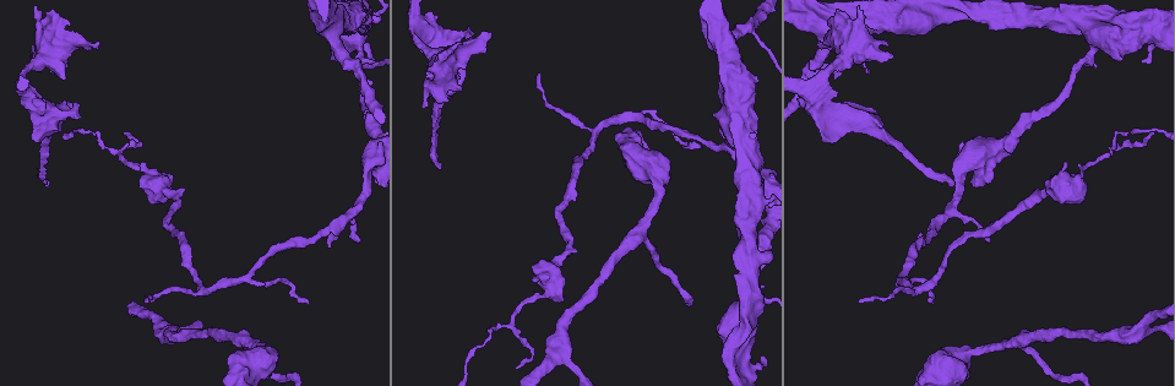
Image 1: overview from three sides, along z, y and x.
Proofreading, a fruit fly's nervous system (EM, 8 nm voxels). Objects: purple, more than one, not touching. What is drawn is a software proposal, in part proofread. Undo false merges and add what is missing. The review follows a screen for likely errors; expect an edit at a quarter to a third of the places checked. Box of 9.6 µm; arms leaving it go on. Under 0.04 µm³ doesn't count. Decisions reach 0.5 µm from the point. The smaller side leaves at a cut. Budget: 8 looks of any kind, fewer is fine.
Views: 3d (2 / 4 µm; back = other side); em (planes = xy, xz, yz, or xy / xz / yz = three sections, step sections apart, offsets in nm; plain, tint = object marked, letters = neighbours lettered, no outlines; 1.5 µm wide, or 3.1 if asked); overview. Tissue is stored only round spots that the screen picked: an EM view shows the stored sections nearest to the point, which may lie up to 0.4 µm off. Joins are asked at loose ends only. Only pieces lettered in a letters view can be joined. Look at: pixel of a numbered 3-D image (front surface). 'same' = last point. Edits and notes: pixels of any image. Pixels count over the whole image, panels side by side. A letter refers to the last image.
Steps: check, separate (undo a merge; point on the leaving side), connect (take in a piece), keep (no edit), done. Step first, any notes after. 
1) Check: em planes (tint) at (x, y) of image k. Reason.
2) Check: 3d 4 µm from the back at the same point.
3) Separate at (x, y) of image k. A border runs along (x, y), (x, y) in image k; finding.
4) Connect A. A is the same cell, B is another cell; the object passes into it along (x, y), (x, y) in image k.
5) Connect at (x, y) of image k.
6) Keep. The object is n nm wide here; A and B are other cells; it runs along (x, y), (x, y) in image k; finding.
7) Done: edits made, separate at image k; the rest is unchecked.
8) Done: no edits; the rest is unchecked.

Check: 3d 4 µm at (1120, 57) of image 1. Stops while still wide.

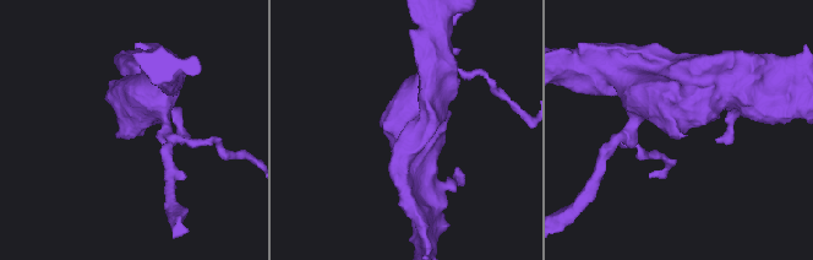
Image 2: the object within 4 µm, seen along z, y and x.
Check: em planes (letters) at (119, 138) of image 2. Shape alone is not enough.

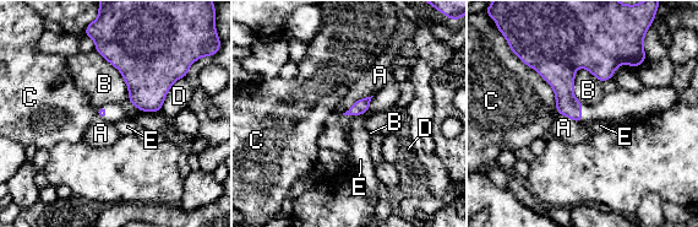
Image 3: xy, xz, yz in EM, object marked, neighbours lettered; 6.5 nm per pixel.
Keep. A, B, C, D and E are other cells; a border runs along (372, 95), (356, 100), (342, 114) in image 3; none of them fits.

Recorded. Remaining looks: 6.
Check: 3d 2 µm at (819, 43) of image 1.

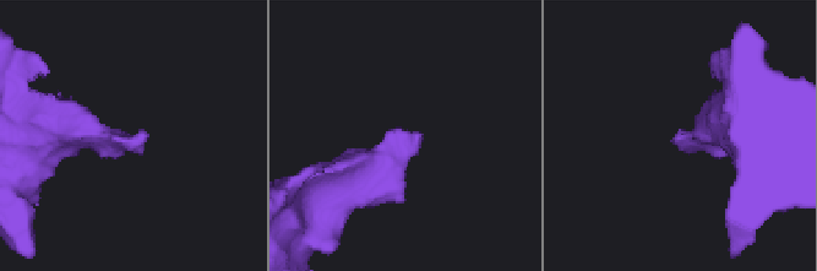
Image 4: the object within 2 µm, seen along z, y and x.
Check: em yz step 8 (letters) at (414, 131) of image 4. Now the EM.

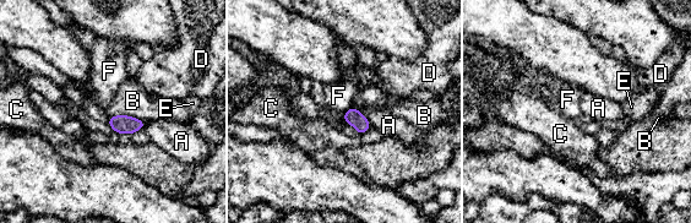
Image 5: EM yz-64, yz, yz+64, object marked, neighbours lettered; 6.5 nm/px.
Keep. A, B, C, D, E and F are other cells; no lettered piece goes on from it.

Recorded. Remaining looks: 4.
Check: em planes (tint) at (834, 113) of image 1. Thick turns thin.

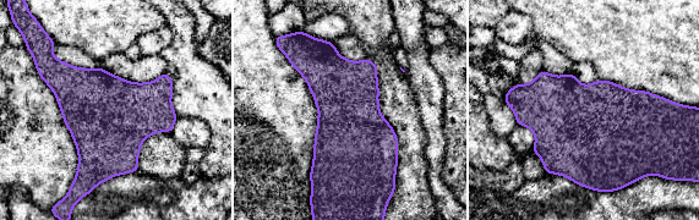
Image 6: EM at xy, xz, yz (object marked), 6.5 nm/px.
Check: em planes (letters) at the same point.

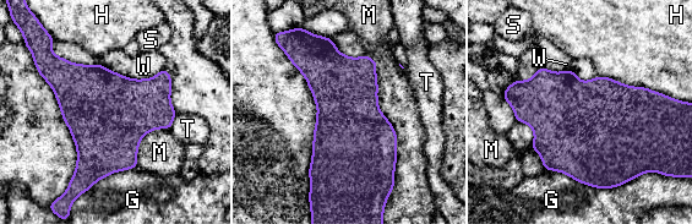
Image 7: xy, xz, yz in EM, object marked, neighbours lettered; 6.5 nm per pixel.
Keep. G, H, M, S, T and W are other cells; a border runs along (597, 75), (669, 97) in image 7; all the same cell.

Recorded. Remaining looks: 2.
Done: no edits; the rest is unchecked.

